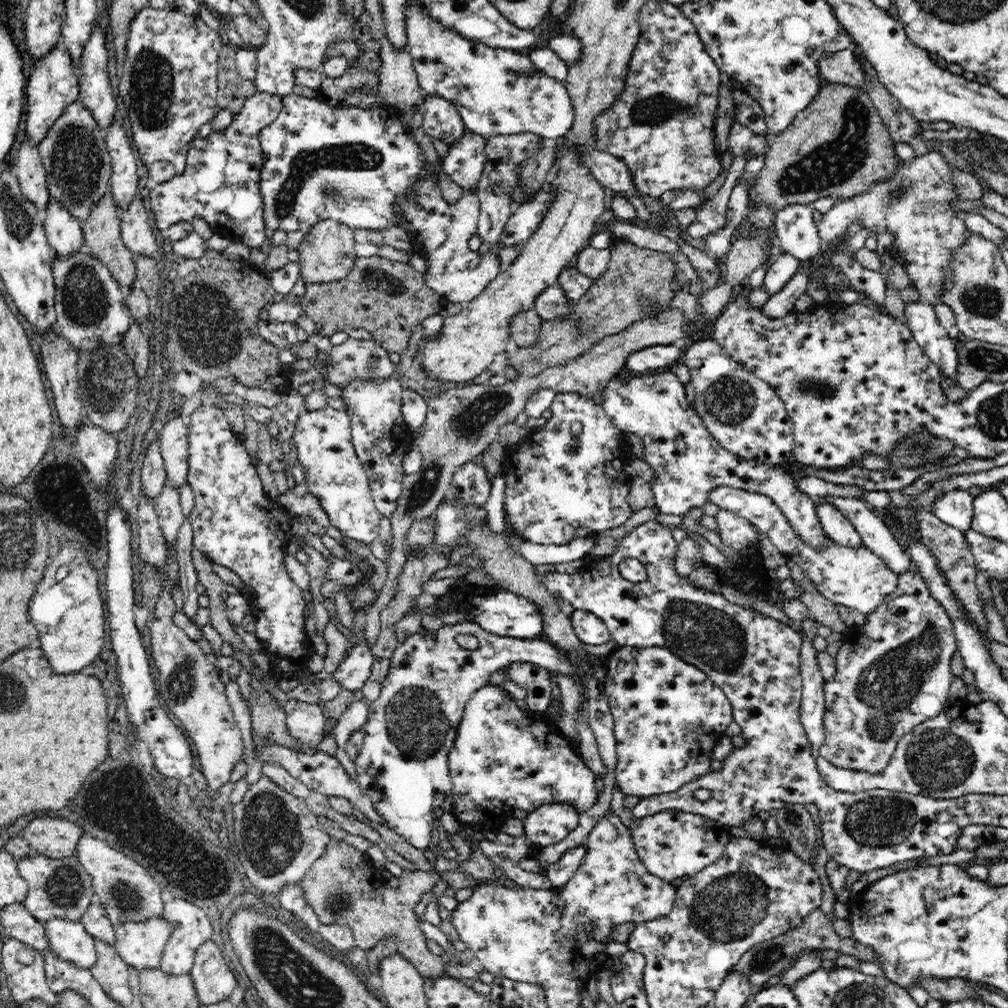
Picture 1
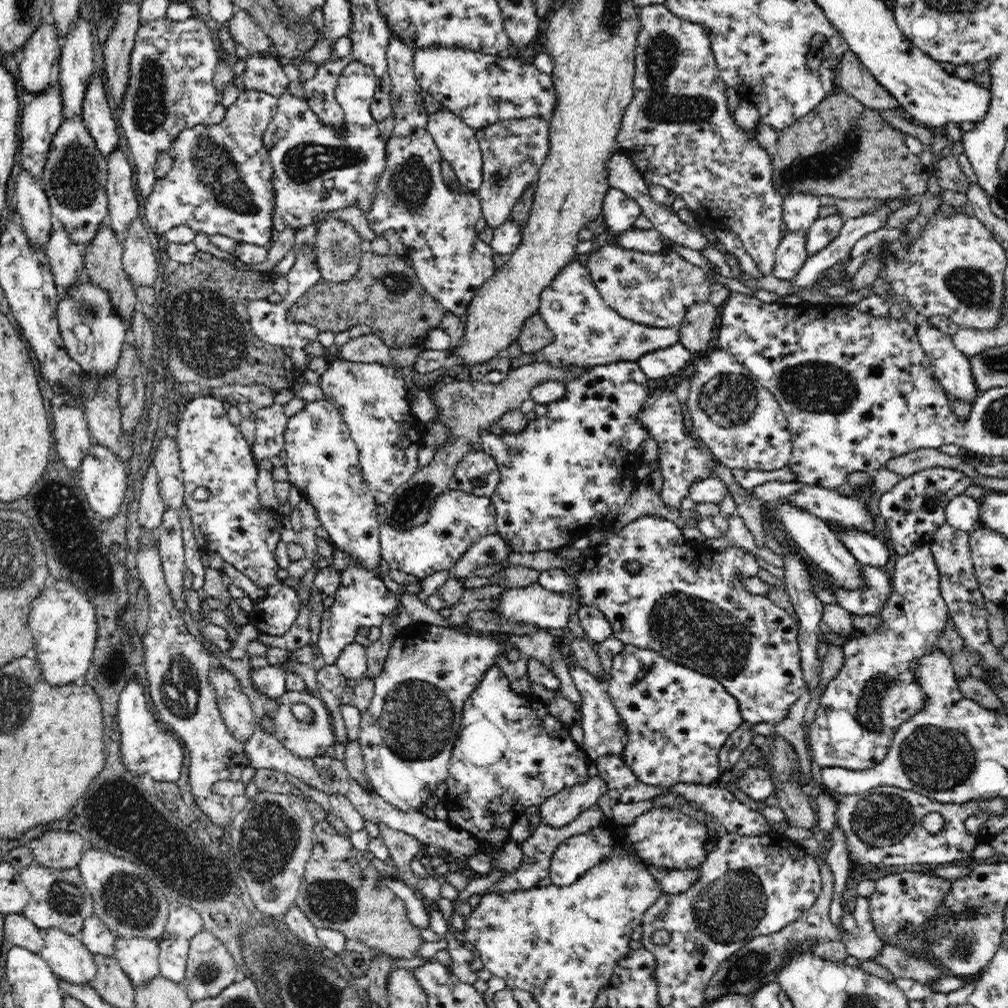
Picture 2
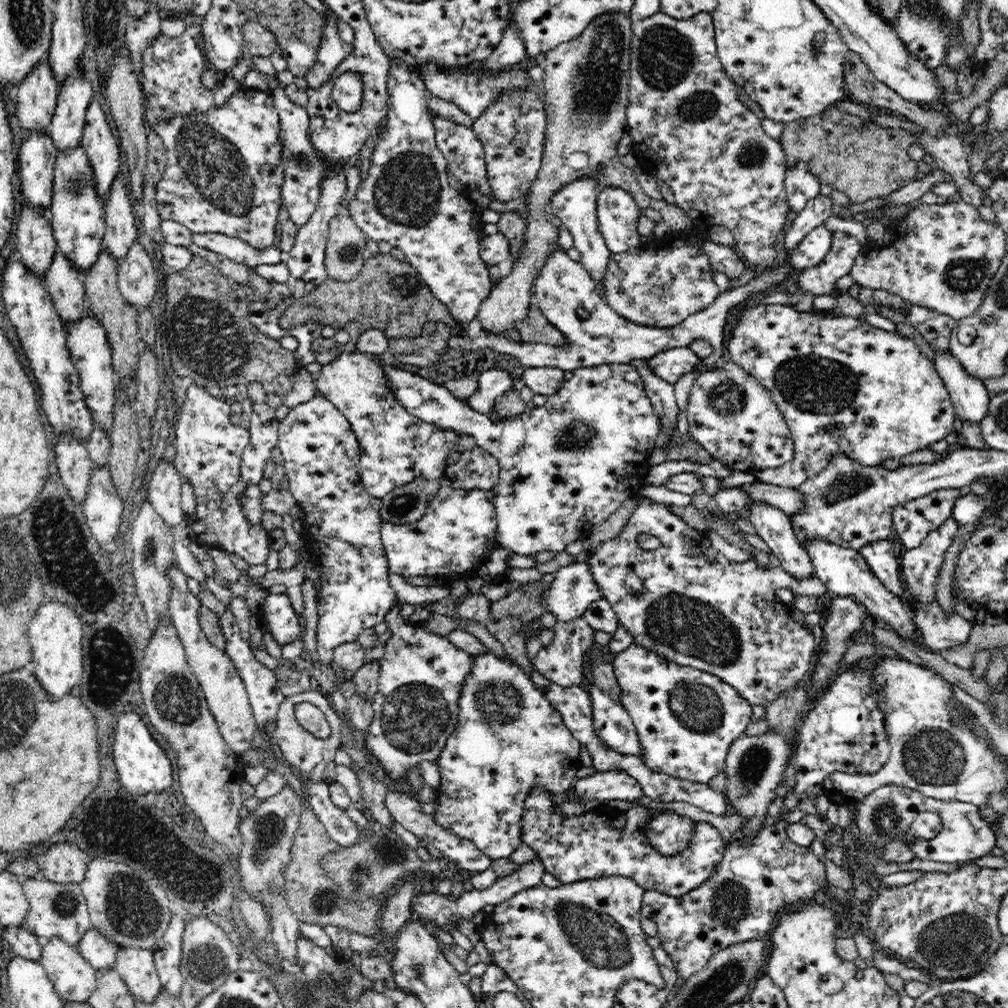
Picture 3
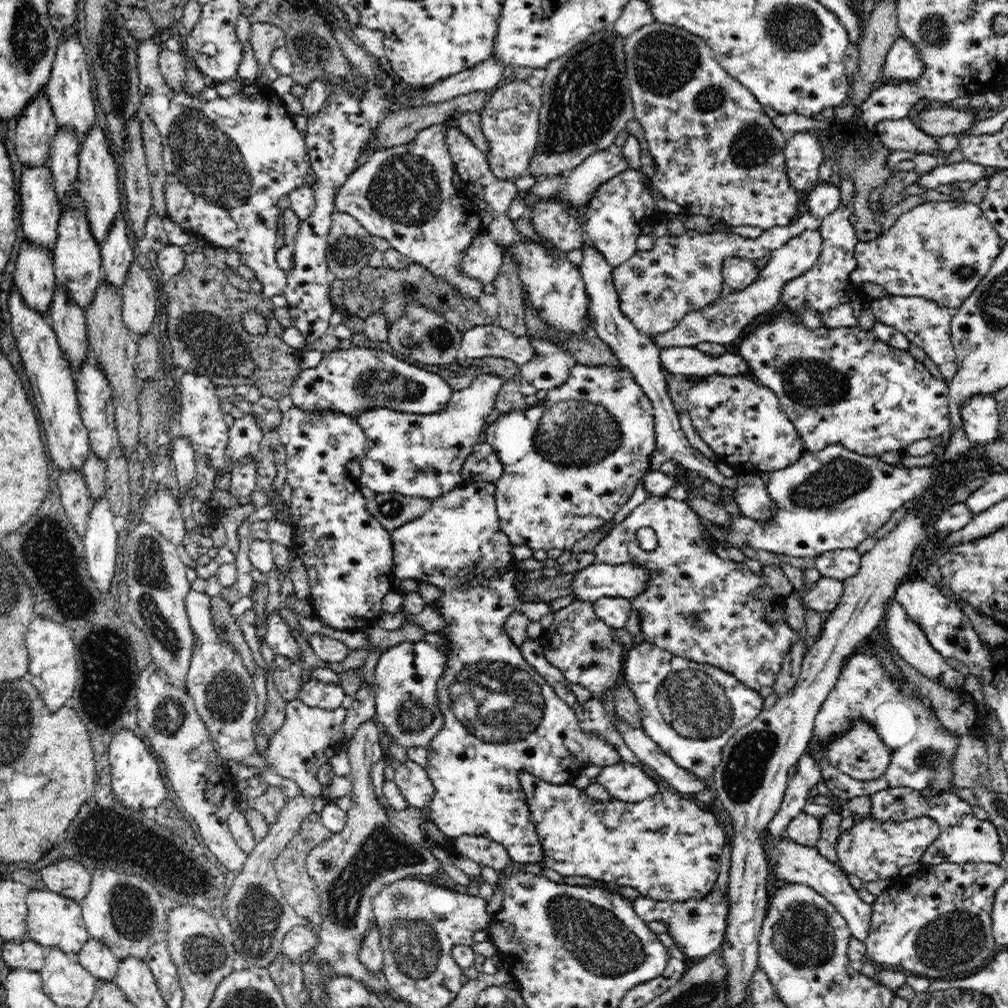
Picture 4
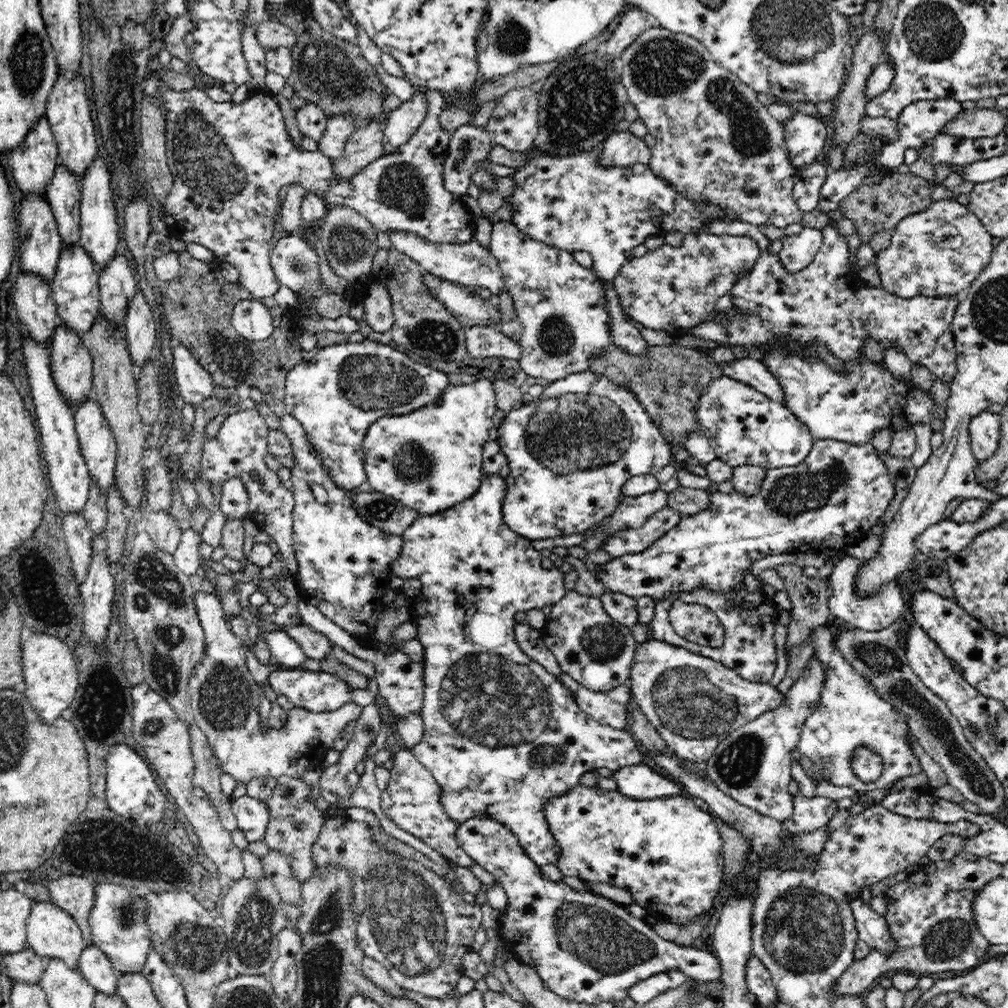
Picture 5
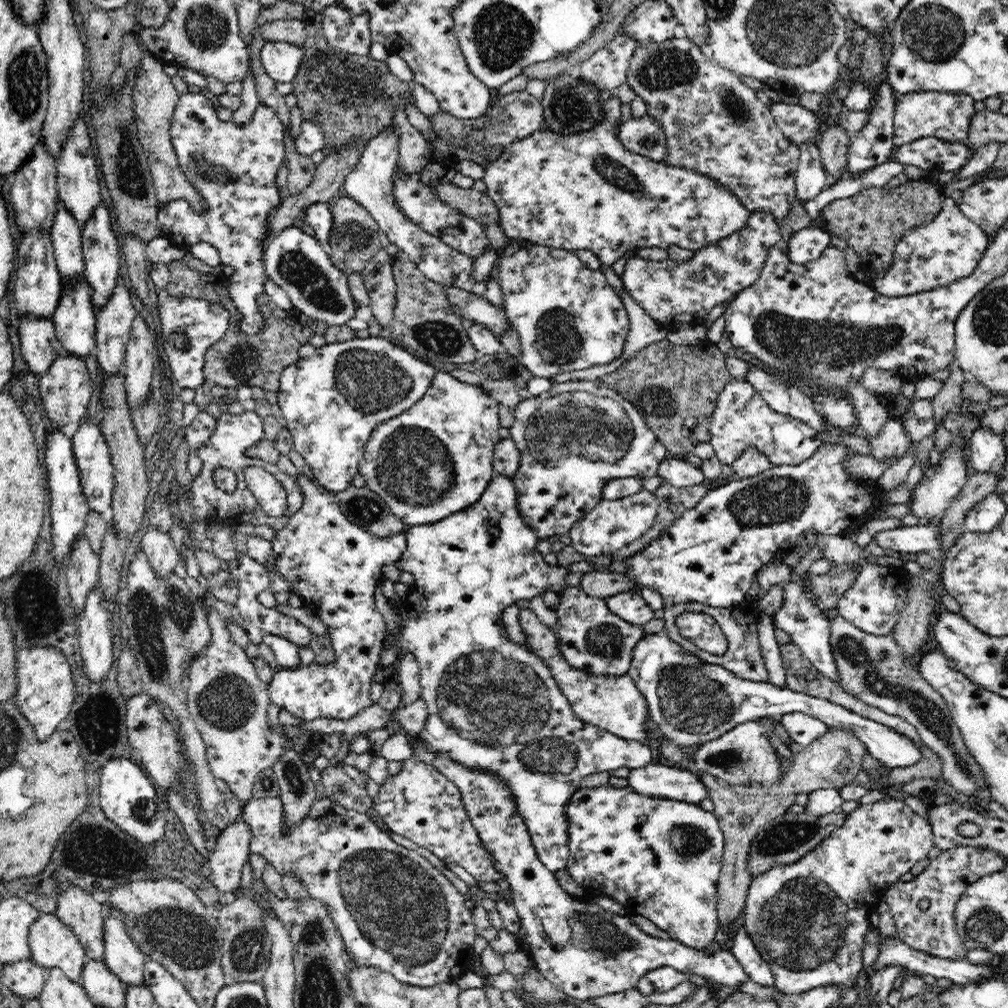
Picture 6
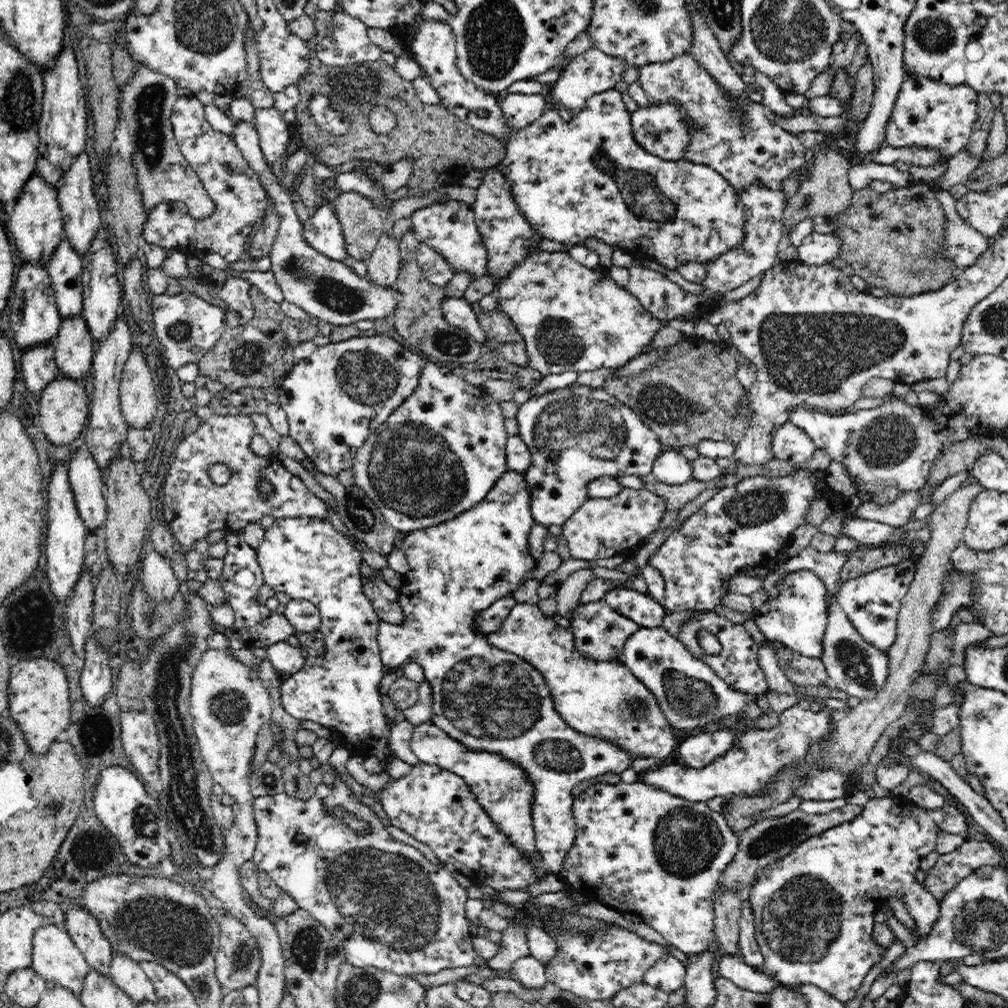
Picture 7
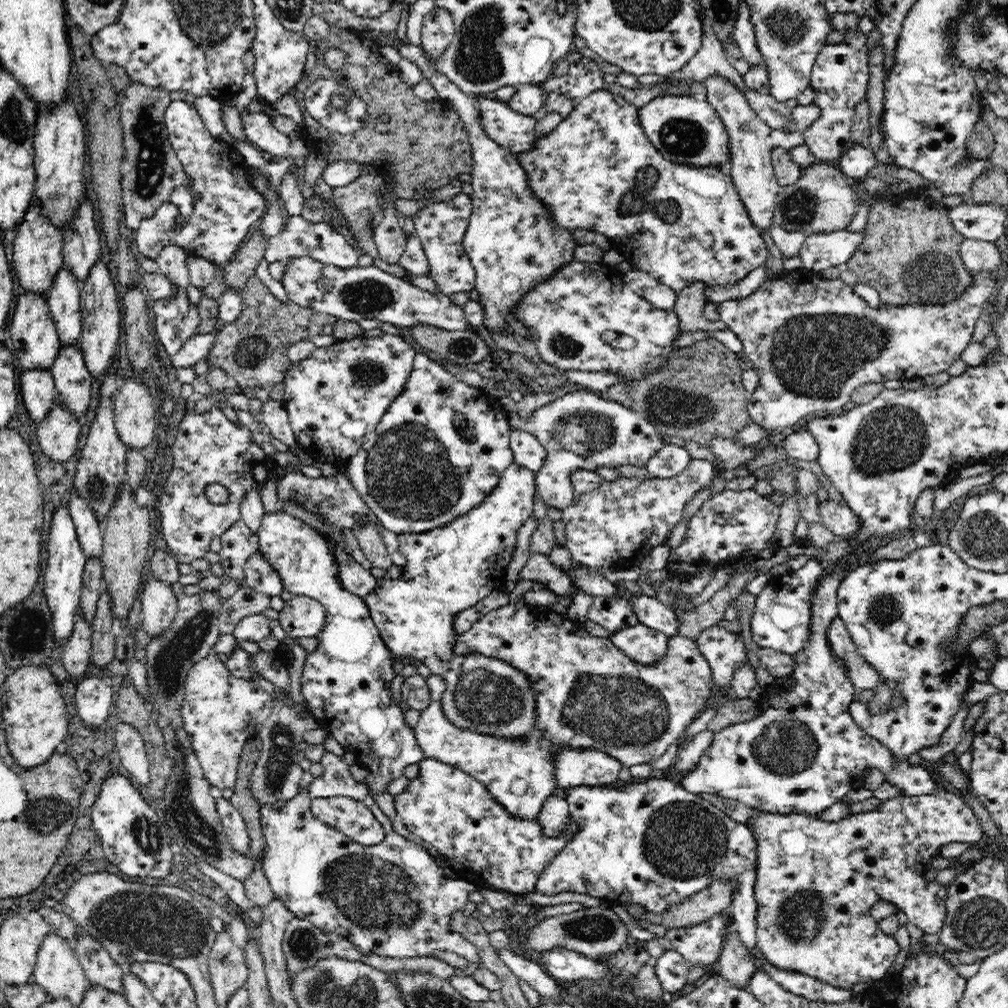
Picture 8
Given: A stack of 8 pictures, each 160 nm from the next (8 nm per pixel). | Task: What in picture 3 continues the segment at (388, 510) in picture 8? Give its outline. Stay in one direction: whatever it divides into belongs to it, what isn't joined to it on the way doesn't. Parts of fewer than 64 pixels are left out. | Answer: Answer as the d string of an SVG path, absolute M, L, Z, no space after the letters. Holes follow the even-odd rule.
M341 352L332 362L326 365L322 365L320 374L315 377L317 383L318 394L327 398L332 404L336 405L336 408L351 422L352 431L355 432L356 439L359 440L359 447L361 450L360 460L358 467L358 472L360 473L360 484L364 485L364 488L376 498L382 498L387 495L391 490L395 488L407 485L411 483L415 478L424 477L430 481L440 481L444 483L444 473L447 469L448 464L446 464L446 456L454 452L453 446L456 444L457 440L461 437L460 432L452 430L444 430L444 428L436 427L431 423L426 423L420 420L418 417L412 416L401 404L396 400L396 397L392 396L392 393L388 392L388 385L384 385L384 370L380 369L380 363L376 359L372 359L362 353L354 352L347 353ZM502 369L485 370L479 376L476 392L466 400L466 404L474 411L486 415L493 409L496 400L504 392L513 388L514 381L508 371Z

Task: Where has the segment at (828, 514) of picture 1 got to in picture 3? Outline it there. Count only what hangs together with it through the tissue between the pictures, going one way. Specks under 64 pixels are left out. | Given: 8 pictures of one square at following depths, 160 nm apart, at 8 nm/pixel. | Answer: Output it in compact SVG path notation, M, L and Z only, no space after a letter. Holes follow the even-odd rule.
M884 539L871 542L859 548L860 554L866 559L872 572L884 583L884 586L896 596L906 597L907 585L901 576L901 563L898 563L894 553L894 546Z

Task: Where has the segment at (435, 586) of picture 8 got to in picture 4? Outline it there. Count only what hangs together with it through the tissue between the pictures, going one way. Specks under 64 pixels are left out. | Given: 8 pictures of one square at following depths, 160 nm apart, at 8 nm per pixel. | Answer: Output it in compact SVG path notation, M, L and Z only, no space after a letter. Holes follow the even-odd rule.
M475 481L472 485L460 486L451 490L450 493L444 493L436 500L431 501L430 508L420 518L407 522L397 528L395 531L389 531L393 546L394 562L392 565L392 572L394 578L401 581L405 578L413 578L414 580L426 580L430 584L436 584L436 588L440 589L441 596L436 600L436 605L440 607L442 616L448 622L448 628L444 630L444 636L450 638L452 642L452 650L446 650L445 672L441 676L440 689L437 691L437 707L444 717L444 726L440 728L440 732L436 732L436 736L432 738L432 742L428 742L428 762L426 773L434 785L435 793L432 797L432 802L428 806L430 811L429 818L435 826L448 836L450 840L458 838L462 834L476 834L487 835L488 838L494 842L503 843L507 847L508 854L513 862L521 863L540 863L543 862L543 847L539 842L536 834L535 822L531 821L531 810L527 805L527 798L522 789L519 776L520 774L529 773L531 776L538 778L541 781L549 784L564 785L572 784L576 777L584 768L594 765L606 768L606 766L614 766L623 762L619 755L619 751L603 738L602 734L596 731L586 731L579 725L579 719L572 711L572 707L568 703L560 699L556 692L544 679L544 676L536 673L534 668L528 665L528 662L523 658L521 649L518 649L512 639L508 637L504 631L504 622L512 612L520 611L524 613L529 620L538 622L542 616L554 612L550 602L532 602L532 604L520 604L518 600L518 592L514 590L514 580L519 579L524 572L516 570L516 562L512 558L512 544L511 539L503 530L500 530L500 517L497 513L497 506L495 505L495 483Z

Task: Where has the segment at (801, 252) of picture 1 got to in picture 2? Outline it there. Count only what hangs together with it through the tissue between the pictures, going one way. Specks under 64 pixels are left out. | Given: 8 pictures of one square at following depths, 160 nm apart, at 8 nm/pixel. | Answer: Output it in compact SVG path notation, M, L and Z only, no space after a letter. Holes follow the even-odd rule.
M810 193L790 194L783 199L783 220L786 225L786 232L804 232L808 235L812 224L819 218L819 212L822 204L820 198Z

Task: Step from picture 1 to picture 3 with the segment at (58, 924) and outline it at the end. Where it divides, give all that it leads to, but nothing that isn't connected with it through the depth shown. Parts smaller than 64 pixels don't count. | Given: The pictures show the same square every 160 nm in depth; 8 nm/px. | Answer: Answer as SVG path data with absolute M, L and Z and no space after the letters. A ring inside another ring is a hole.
M58 937L42 947L39 963L56 994L65 1001L87 1002L96 988L97 970L77 950Z

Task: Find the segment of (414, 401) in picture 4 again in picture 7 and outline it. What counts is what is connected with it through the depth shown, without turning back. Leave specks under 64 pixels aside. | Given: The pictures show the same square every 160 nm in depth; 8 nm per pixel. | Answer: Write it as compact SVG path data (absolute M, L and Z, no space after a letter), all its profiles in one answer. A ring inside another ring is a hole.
M382 334L317 346L308 358L296 361L279 386L277 404L288 415L289 436L298 443L305 458L317 470L326 476L338 476L342 470L352 466L355 452L368 436L416 390L420 372L426 363L424 358L412 353L392 337Z

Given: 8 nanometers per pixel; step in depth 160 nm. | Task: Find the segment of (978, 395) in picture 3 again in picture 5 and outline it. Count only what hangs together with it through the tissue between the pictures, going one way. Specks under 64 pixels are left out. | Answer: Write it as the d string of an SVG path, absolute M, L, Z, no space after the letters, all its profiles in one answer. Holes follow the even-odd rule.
M988 409L971 418L969 439L972 453L978 462L986 460L996 452L999 445L1000 426L999 414Z

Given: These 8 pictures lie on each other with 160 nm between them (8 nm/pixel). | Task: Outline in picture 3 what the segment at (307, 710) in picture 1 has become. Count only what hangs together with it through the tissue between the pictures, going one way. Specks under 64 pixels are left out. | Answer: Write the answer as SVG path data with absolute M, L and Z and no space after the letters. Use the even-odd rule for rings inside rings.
M302 692L302 694L294 694L283 699L276 716L273 740L278 743L280 752L284 760L289 764L290 769L299 770L301 774L305 775L305 779L308 782L320 782L324 776L326 765L332 760L335 761L337 752L341 748L342 730L340 729L340 724L342 724L341 716L332 707L331 700L328 697L321 692ZM305 701L309 701L326 715L326 720L331 728L328 738L317 738L296 721L296 716L294 715L295 705Z

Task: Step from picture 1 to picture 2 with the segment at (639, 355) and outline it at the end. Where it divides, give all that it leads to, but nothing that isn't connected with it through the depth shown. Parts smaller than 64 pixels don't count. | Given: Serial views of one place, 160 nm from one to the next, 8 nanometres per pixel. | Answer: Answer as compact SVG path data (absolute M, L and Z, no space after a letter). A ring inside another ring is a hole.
M678 342L675 345L644 354L643 357L637 358L637 363L652 383L658 384L666 378L680 374L682 368L690 364L690 360L694 360L694 357L695 354L691 350Z

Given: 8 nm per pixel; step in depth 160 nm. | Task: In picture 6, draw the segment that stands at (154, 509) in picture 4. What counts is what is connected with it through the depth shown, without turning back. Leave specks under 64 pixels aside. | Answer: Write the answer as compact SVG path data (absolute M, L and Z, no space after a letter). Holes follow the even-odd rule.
M149 525L141 545L150 565L156 571L156 576L163 579L175 572L174 568L177 565L179 554L168 531L162 531L154 525Z

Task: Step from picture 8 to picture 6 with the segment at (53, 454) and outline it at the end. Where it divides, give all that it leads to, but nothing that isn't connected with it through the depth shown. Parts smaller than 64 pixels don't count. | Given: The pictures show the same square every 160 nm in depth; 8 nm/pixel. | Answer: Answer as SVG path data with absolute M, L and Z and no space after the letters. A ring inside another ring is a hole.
M64 352L56 357L48 372L39 377L39 392L45 414L55 428L84 420L88 402L92 398L92 381L85 359L65 356Z

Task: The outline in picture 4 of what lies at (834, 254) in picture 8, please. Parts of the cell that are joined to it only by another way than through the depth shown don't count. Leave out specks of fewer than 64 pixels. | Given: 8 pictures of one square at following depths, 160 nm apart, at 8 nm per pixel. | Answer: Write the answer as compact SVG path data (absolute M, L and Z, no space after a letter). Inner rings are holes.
M819 230L802 232L778 250L771 252L770 260L762 270L759 270L756 282L746 290L740 290L739 293L733 291L732 294L718 298L703 309L688 313L672 330L651 339L660 349L673 346L695 347L701 342L712 342L716 345L734 342L736 338L740 338L744 328L752 326L754 322L759 324L760 318L770 314L770 310L780 303L780 292L785 284L804 274L804 271L810 270L816 264L821 250L822 235Z

